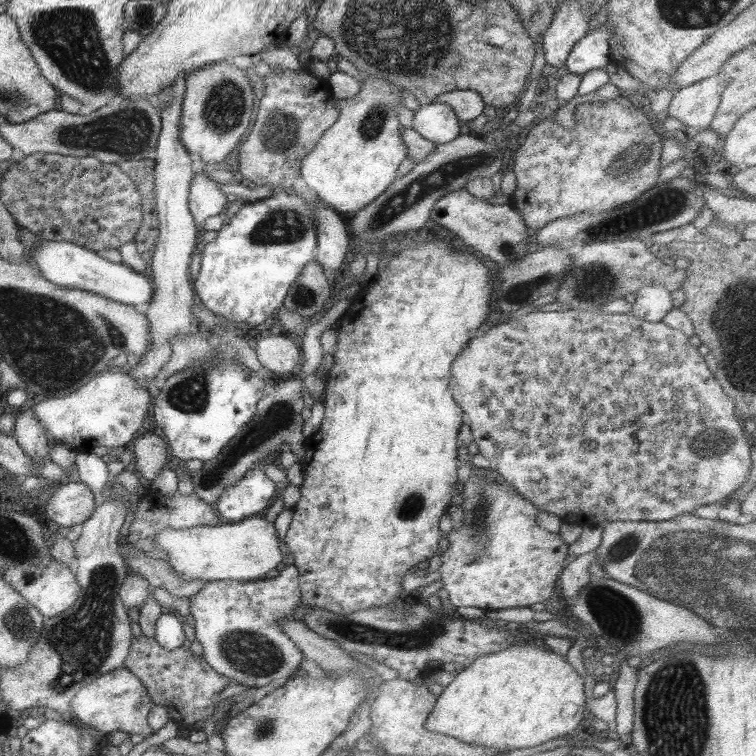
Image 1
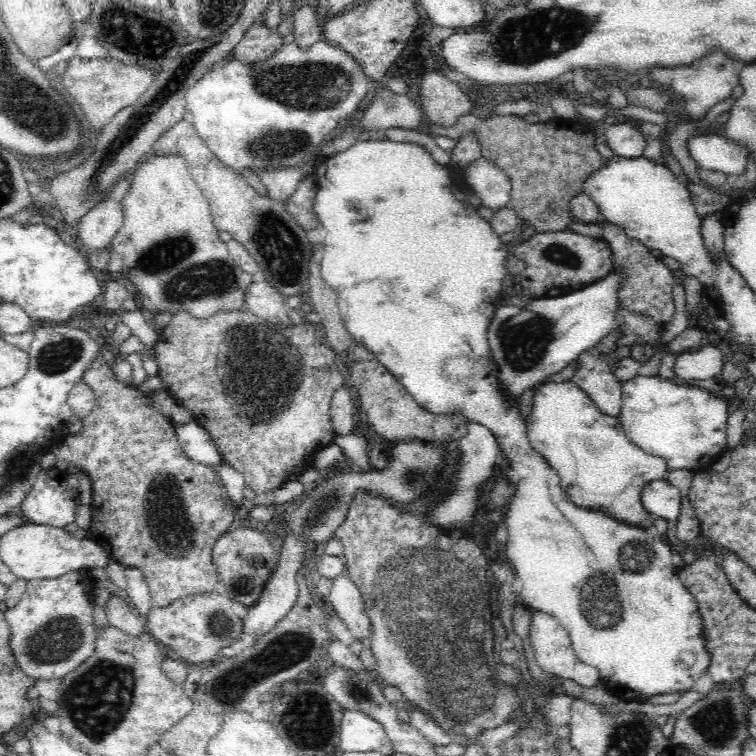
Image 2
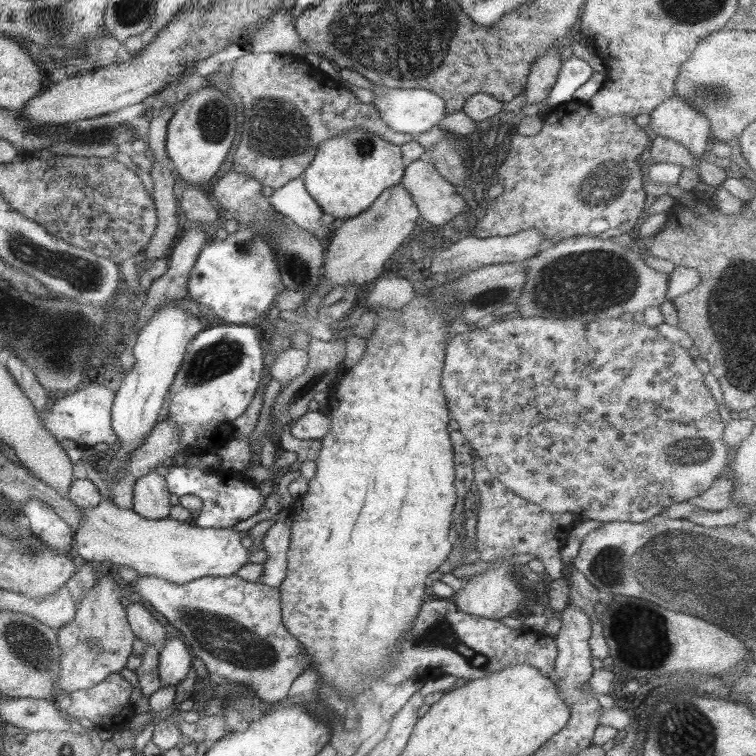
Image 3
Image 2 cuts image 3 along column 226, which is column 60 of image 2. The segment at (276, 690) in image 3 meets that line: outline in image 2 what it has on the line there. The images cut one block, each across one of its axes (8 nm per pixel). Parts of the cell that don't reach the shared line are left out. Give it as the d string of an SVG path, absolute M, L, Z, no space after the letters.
M89 571L29 580L20 603L3 612L10 629L8 644L14 662L18 669L35 681L62 680L94 652L96 627L92 614L95 596L91 588L96 587Z

